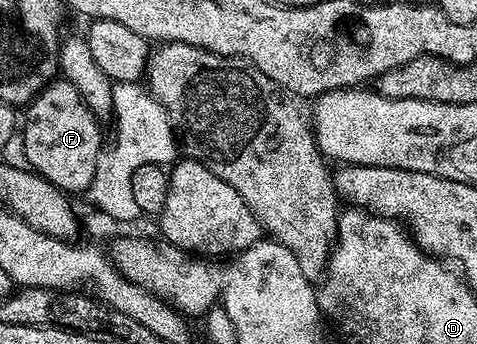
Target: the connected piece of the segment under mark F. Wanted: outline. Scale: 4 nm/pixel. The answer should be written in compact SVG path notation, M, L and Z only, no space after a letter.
M54 80L46 86L32 102L28 103L30 122L23 129L23 141L25 143L25 161L31 167L33 173L46 178L54 188L66 195L84 195L88 191L91 180L97 171L97 160L103 153L101 147L101 130L98 119L94 117L91 108L80 98L69 82Z

